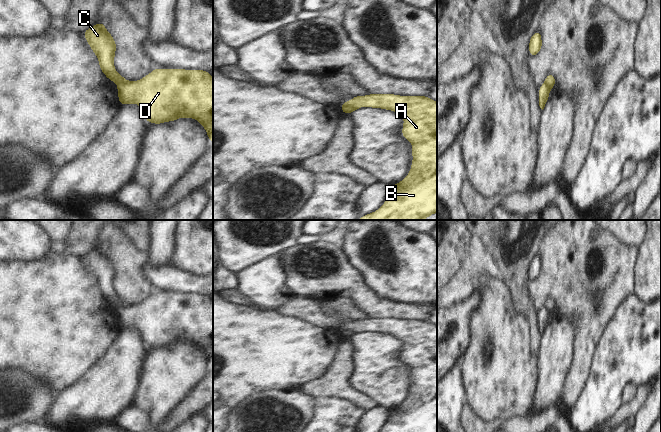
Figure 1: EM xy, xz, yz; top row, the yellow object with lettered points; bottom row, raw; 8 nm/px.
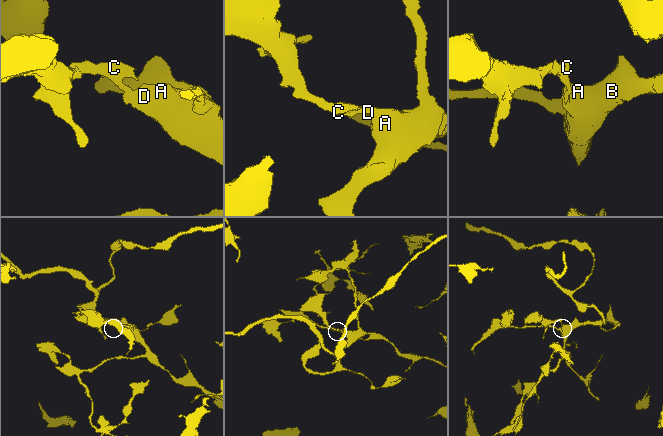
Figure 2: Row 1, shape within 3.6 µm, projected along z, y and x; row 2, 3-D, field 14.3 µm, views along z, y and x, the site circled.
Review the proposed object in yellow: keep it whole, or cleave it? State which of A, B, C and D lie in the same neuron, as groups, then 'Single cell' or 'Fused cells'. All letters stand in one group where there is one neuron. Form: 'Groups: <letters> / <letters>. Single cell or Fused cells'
Groups: A B D / C. Fused cells.

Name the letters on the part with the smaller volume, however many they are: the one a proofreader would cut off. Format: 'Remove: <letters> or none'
Remove: C

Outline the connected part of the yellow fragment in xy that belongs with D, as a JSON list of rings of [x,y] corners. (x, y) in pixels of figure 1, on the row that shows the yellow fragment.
[[[155,68],[139,81],[130,81],[117,87],[120,105],[137,103],[148,123],[174,122],[178,118],[194,118],[206,130],[210,143],[213,142],[213,78],[209,71]]]

